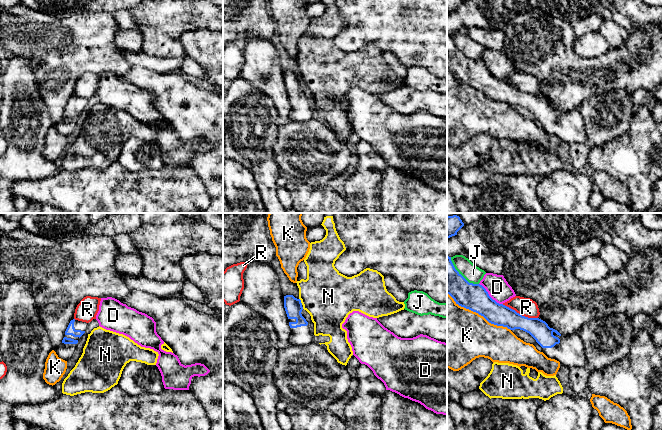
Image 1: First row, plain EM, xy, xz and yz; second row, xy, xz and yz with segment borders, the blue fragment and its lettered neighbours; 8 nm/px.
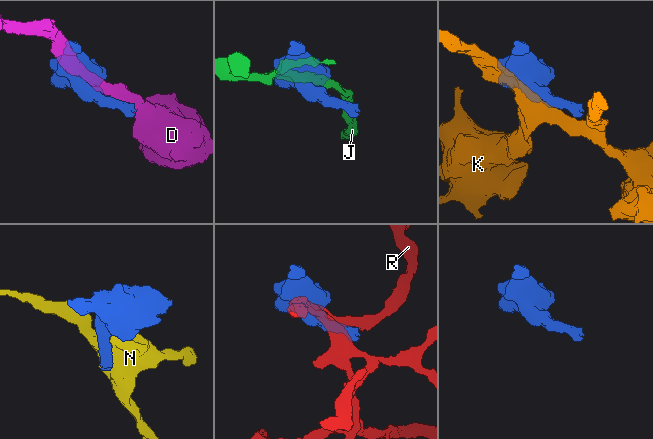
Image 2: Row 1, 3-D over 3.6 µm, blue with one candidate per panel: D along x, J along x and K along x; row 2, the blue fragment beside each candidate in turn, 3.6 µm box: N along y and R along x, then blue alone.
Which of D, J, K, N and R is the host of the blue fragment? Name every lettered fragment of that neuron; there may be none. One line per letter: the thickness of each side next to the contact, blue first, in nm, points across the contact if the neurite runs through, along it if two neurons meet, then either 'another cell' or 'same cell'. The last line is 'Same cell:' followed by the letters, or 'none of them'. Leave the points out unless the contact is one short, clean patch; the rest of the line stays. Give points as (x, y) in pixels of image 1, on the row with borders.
D: 220/180 nm | another cell
J: 220/140 nm | another cell
K: 220/460 nm | another cell
N: 140/420 nm | another cell
R: 180/150 nm | another cell
Same cell: none of them

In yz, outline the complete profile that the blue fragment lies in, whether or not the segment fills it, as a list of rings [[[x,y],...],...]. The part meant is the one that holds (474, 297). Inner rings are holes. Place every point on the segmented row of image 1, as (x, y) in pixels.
[[[447,256],[447,294],[456,304],[483,316],[489,323],[507,327],[510,330],[520,329],[529,333],[543,348],[544,354],[551,359],[559,361],[568,368],[585,366],[584,344],[577,333],[561,335],[557,330],[550,328],[548,324],[539,318],[528,318],[515,310],[497,303],[486,289],[480,284],[469,283],[454,267],[451,257]]]

